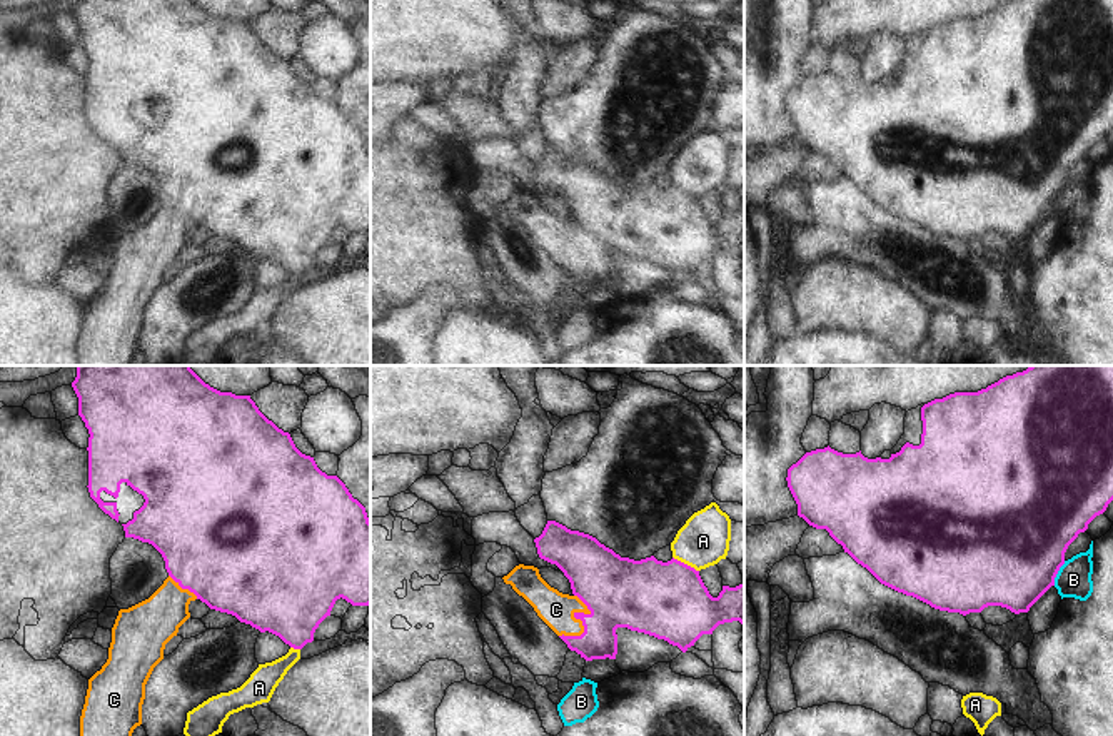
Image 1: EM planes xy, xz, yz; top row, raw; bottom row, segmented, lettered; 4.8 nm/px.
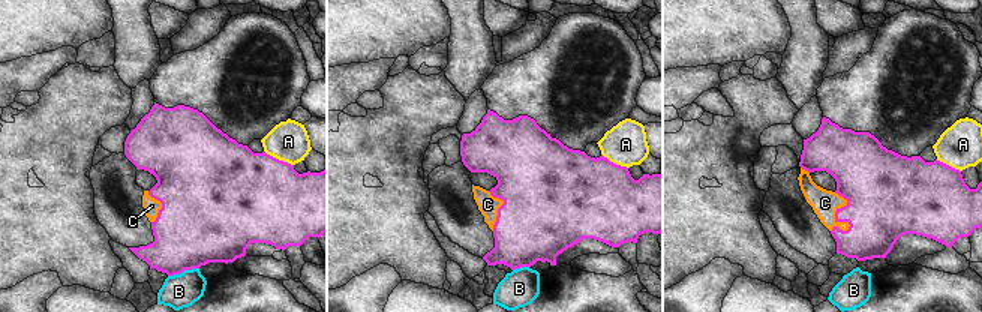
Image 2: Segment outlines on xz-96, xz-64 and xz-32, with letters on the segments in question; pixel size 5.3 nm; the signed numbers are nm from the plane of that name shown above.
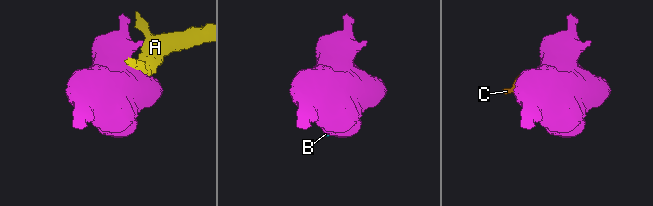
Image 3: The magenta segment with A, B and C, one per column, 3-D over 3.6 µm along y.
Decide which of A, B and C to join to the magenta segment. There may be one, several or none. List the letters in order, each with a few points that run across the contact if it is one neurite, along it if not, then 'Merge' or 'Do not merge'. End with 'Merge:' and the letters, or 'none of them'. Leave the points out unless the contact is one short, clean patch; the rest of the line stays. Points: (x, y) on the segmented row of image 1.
A: Do not merge
B: Do not merge
C: Merge
Merge: C.

